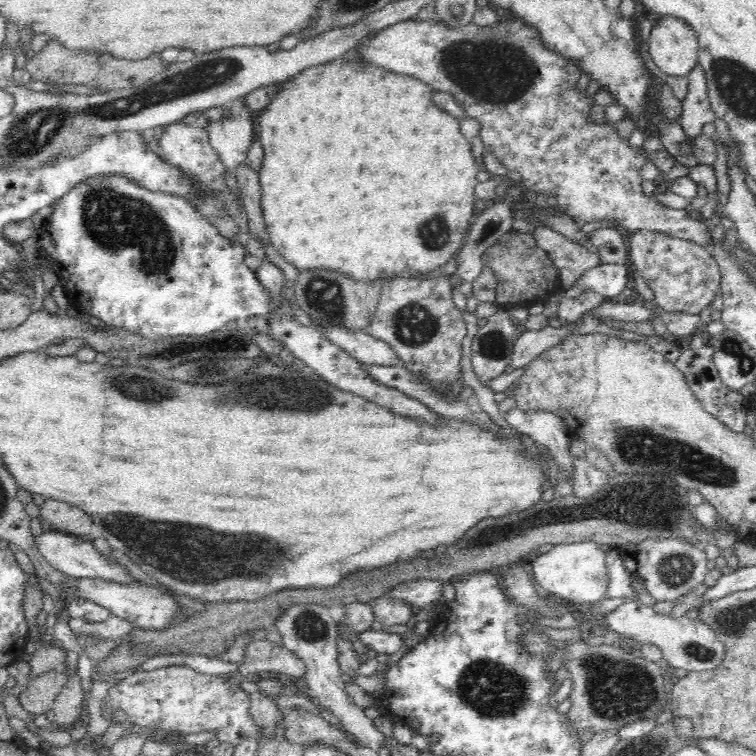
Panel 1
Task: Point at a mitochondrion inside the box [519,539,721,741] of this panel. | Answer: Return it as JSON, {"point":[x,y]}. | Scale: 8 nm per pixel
{"point":[613,688]}

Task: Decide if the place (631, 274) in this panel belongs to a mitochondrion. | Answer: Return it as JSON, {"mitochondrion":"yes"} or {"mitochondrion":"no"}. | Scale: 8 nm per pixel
{"mitochondrion":"no"}

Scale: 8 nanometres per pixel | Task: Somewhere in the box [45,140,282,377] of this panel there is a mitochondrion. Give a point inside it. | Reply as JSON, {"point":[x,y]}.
{"point":[115,221]}

